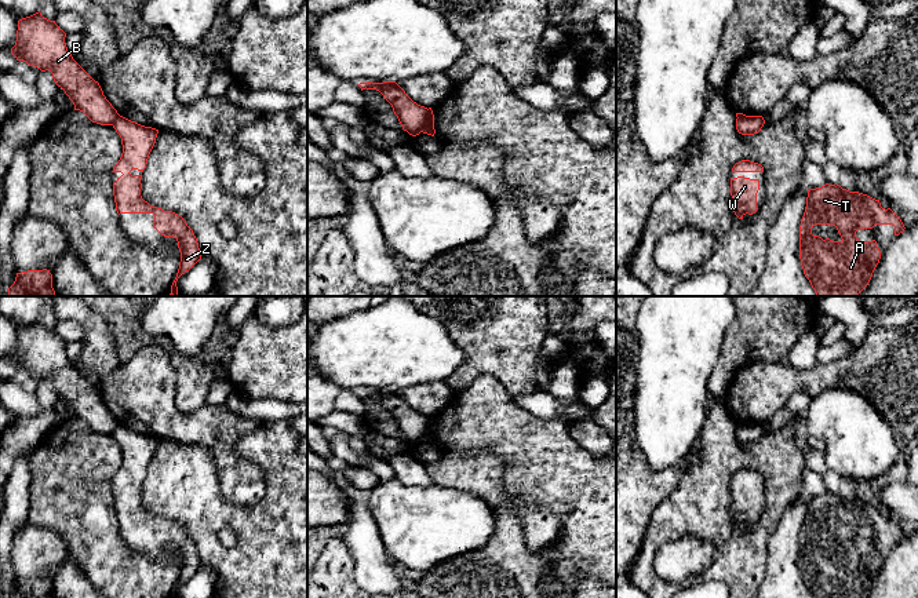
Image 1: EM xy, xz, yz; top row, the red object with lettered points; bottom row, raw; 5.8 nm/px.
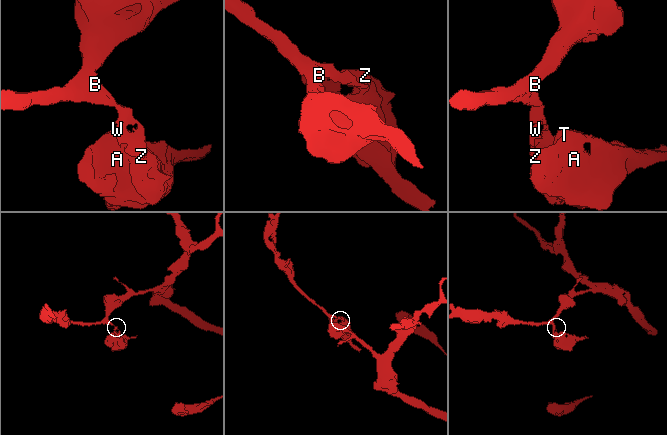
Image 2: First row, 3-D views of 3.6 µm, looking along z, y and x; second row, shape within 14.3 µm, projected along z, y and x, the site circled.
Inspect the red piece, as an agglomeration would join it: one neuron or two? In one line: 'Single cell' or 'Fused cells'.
Fused cells

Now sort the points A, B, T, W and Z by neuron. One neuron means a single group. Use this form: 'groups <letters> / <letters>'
groups A T W Z / B

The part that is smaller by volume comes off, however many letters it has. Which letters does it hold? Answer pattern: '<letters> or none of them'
A, T, W, Z

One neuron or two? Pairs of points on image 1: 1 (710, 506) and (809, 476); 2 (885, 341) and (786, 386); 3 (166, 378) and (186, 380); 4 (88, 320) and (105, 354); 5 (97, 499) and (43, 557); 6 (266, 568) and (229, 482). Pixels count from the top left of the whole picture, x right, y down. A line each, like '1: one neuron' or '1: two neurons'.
1: two neurons
2: one neuron
3: two neurons
4: one neuron
5: two neurons
6: two neurons

